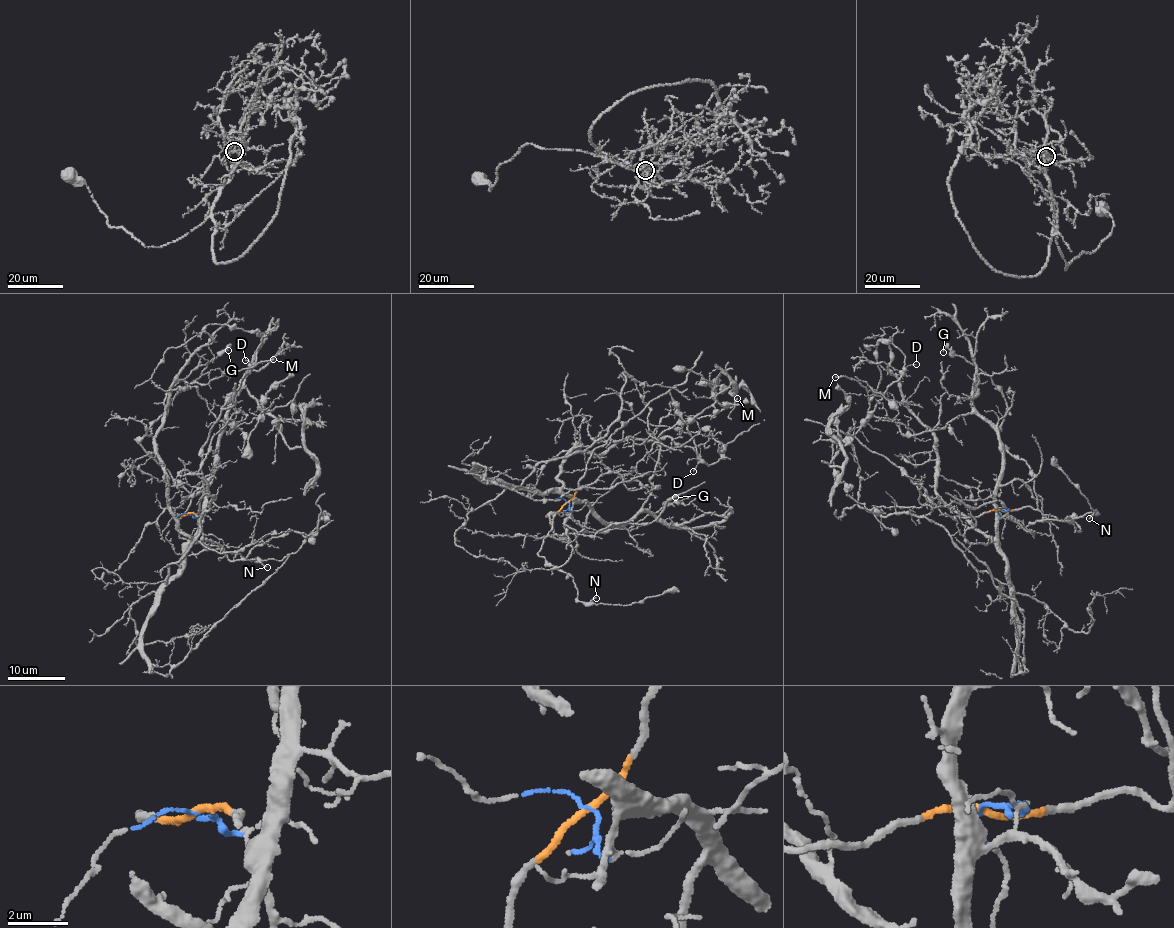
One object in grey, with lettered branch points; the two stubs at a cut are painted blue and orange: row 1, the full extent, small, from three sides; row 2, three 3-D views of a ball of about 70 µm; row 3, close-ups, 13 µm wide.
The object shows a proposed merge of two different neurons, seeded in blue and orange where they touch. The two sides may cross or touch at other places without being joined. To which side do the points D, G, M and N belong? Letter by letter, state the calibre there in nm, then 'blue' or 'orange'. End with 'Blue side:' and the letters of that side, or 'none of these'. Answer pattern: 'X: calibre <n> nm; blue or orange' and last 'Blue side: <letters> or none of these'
D: calibre 120 nm; orange
G: calibre 160 nm; orange
M: calibre 190 nm; blue
N: calibre 100 nm; orange
Blue side: M

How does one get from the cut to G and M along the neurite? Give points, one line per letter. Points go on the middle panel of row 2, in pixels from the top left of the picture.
G: (567, 501), (549, 533), (569, 542), (553, 531), (550, 516), (567, 514), (594, 533), (630, 527), (675, 497)
M: (567, 501), (571, 511), (573, 499), (558, 478), (576, 443), (594, 455), (624, 439), (656, 439), (736, 397)

